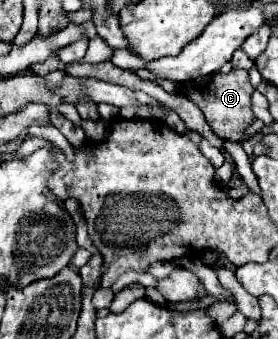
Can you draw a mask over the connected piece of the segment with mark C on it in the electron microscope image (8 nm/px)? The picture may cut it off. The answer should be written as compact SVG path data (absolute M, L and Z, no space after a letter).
M233 69L227 75L221 73L213 73L207 77L197 77L191 81L185 81L179 91L189 97L205 115L207 123L211 125L211 129L227 141L237 141L241 143L245 137L245 129L251 125L253 121L253 111L251 111L251 93L255 91L251 87L249 81L249 73L243 69Z

